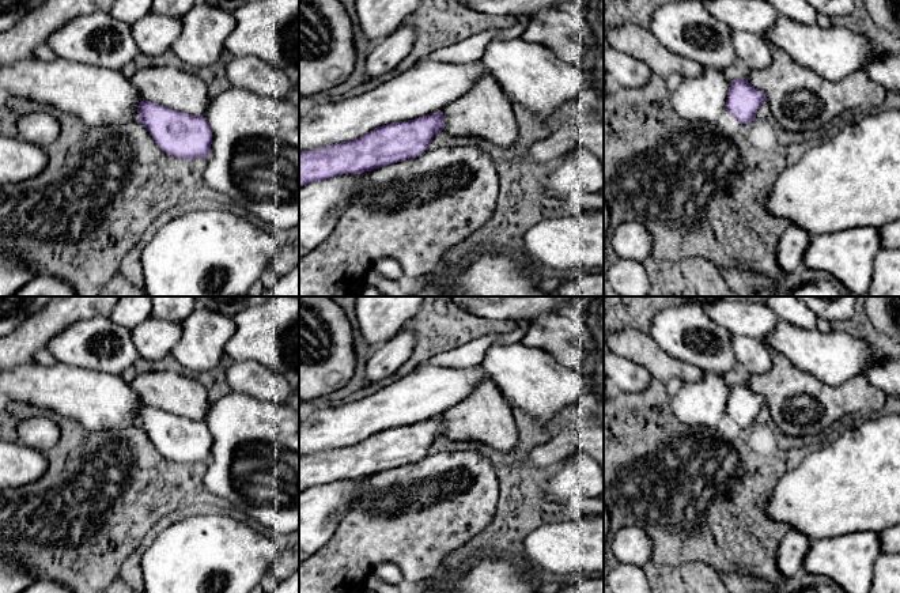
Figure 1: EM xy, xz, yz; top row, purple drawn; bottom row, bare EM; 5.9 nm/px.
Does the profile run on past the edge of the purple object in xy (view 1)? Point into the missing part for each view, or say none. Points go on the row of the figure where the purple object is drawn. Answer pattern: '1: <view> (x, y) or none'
1: none

